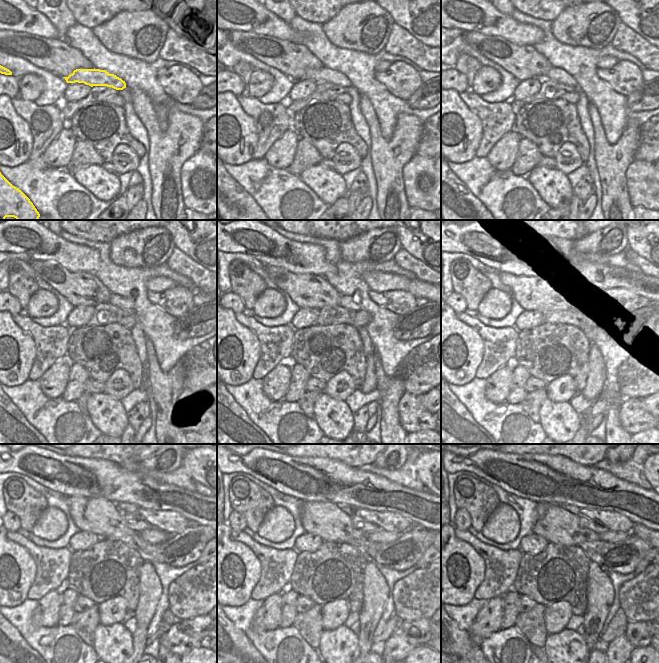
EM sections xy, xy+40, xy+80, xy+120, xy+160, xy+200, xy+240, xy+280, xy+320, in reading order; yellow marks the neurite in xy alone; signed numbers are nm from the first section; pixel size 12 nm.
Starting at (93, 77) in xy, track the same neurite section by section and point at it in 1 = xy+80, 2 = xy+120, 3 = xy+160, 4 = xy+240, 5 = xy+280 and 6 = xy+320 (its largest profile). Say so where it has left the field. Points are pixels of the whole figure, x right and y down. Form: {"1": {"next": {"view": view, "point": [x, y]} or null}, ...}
{"1": {"next": {"view": "xy+80", "point": [559, 75]}}, "2": {"next": {"view": "xy+120", "point": [120, 302]}}, "3": {"next": {"view": "xy+160", "point": [349, 302]}}, "4": {"next": {"view": "xy+240", "point": [134, 522]}}, "5": {"next": {"view": "xy+280", "point": [358, 523]}}, "6": {"next": {"view": "xy+320", "point": [598, 527]}}}

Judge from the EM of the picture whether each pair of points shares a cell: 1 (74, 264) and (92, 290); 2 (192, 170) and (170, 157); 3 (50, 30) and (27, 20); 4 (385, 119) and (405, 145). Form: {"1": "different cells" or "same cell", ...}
{"1": "different cells", "2": "different cells", "3": "same cell", "4": "different cells"}

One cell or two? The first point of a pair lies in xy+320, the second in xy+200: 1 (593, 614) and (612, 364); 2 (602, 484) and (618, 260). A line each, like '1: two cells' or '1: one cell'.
1: two cells
2: two cells

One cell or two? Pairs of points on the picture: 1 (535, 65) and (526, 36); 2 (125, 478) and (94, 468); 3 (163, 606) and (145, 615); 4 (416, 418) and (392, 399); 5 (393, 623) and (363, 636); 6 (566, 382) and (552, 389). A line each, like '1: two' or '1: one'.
1: two
2: one
3: two
4: two
5: two
6: one

